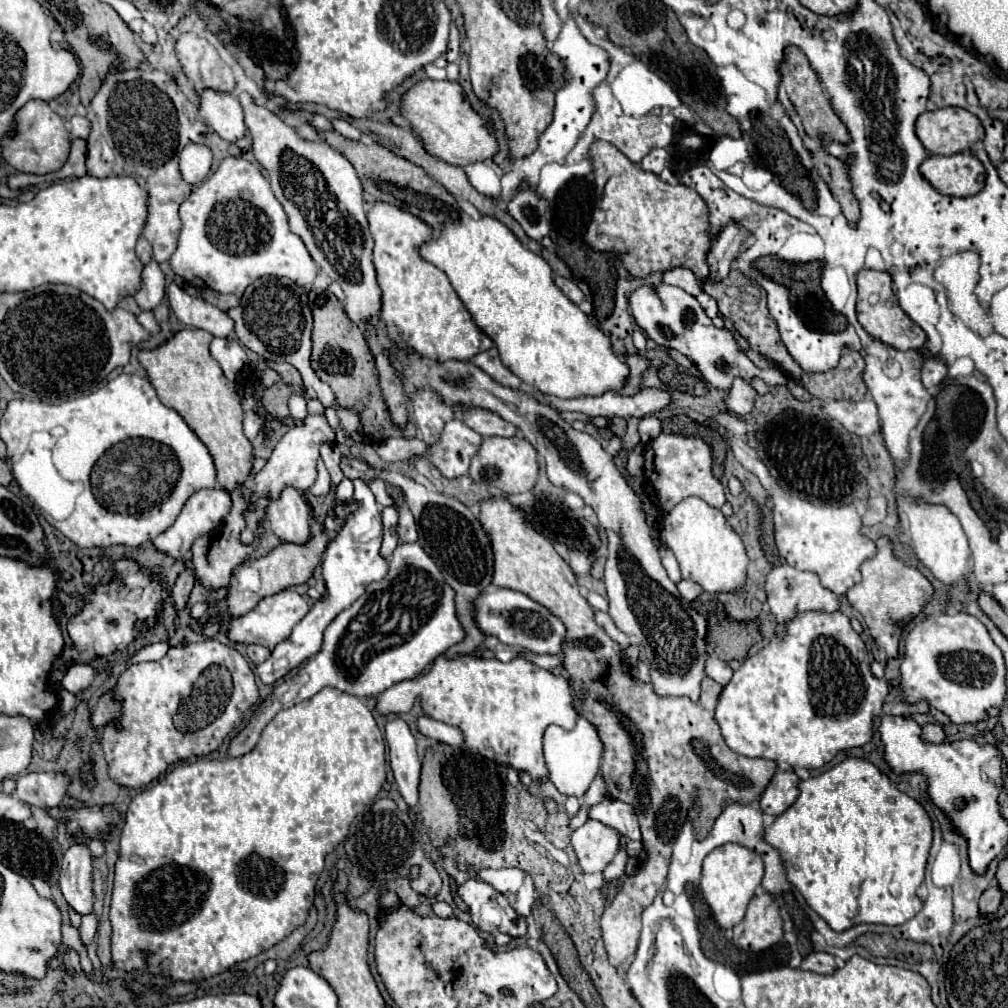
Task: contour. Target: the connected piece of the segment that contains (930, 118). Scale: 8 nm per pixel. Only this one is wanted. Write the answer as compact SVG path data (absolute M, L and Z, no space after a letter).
M948 106L948 108L936 108L936 110L922 112L916 118L916 136L920 138L926 152L944 156L944 154L966 152L974 142L984 138L984 128L982 128L980 120L974 114L970 114L968 110Z

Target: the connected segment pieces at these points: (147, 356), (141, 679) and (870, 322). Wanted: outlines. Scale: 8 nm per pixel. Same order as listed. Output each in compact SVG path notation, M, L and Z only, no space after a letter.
M182 330L172 340L168 340L166 344L162 344L154 350L142 350L138 354L138 360L144 366L144 370L148 372L148 380L156 388L162 404L176 410L184 418L184 422L192 428L192 432L200 438L200 442L208 448L208 452L212 454L214 464L216 464L216 472L218 472L218 486L226 492L232 492L234 488L238 488L240 484L244 484L248 480L250 470L252 470L252 450L254 448L242 432L244 410L242 410L240 398L236 394L234 382L224 378L218 362L210 356L208 346L210 346L212 338L214 336L206 330L196 330L196 332L194 330Z
M206 638L204 642L196 642L196 644L184 644L184 646L172 646L166 656L158 662L140 662L140 664L132 664L130 668L126 668L120 676L118 676L118 690L116 694L120 694L120 700L124 702L124 714L120 720L120 728L114 726L106 726L102 730L102 750L108 762L108 774L110 778L118 784L118 786L126 786L126 788L140 788L140 786L148 786L150 782L154 782L160 774L166 772L166 768L174 762L180 760L188 760L190 756L206 756L214 750L218 750L218 746L224 742L224 738L242 722L242 716L258 702L258 686L256 686L256 678L254 672L250 670L246 658L232 646L220 644L214 638Z
M860 270L856 274L856 284L858 284L858 302L856 302L856 316L862 328L874 338L880 340L896 350L918 350L926 342L924 330L914 324L904 310L898 306L898 300L892 292L892 278L888 272L874 272L874 270Z

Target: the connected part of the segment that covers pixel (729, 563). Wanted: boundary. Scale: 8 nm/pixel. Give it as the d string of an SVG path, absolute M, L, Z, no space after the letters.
M690 496L663 516L660 540L674 552L684 580L700 584L710 594L742 592L748 568L746 548L742 544L742 538L726 524L726 518L720 510L708 506L696 496Z

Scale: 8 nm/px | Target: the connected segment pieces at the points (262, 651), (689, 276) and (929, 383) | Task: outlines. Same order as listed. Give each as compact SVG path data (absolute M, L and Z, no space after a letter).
M248 644L246 654L254 662L254 666L258 666L258 664L262 664L270 656L270 650L264 648L264 646L260 646L260 644Z
M672 268L664 274L664 280L670 280L672 286L680 286L692 296L698 296L704 286L704 282L690 268Z
M928 358L922 364L922 384L928 390L934 390L946 378L946 364L940 358Z

